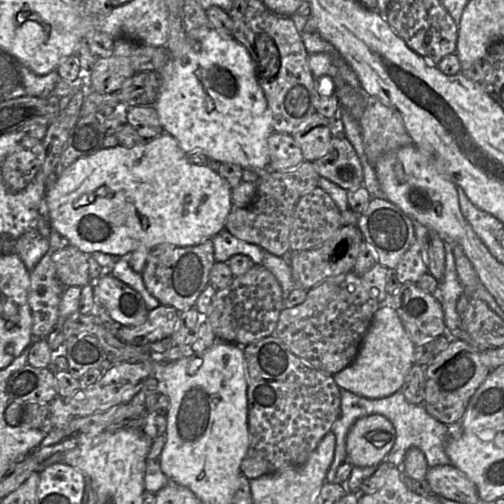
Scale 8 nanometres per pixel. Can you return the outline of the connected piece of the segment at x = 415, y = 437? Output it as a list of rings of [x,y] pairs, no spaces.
[[[341,389],[341,412],[334,422],[331,432],[336,438],[333,461],[326,474],[326,482],[338,483],[336,481],[336,471],[340,464],[346,460],[346,437],[354,424],[361,417],[379,414],[386,417],[394,426],[396,432],[395,442],[383,461],[387,461],[394,466],[402,464],[406,451],[412,447],[418,447],[425,455],[429,467],[436,465],[451,464],[446,454],[446,444],[449,440],[448,425],[431,416],[422,404],[409,403],[403,393],[398,390],[390,396],[384,398],[366,398],[358,396],[348,390]]]

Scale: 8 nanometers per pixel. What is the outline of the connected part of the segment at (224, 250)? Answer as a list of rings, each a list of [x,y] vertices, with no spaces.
[[[226,229],[217,233],[212,241],[216,262],[227,262],[233,255],[244,254],[249,256],[254,264],[262,264],[265,251],[261,247],[240,240]]]

